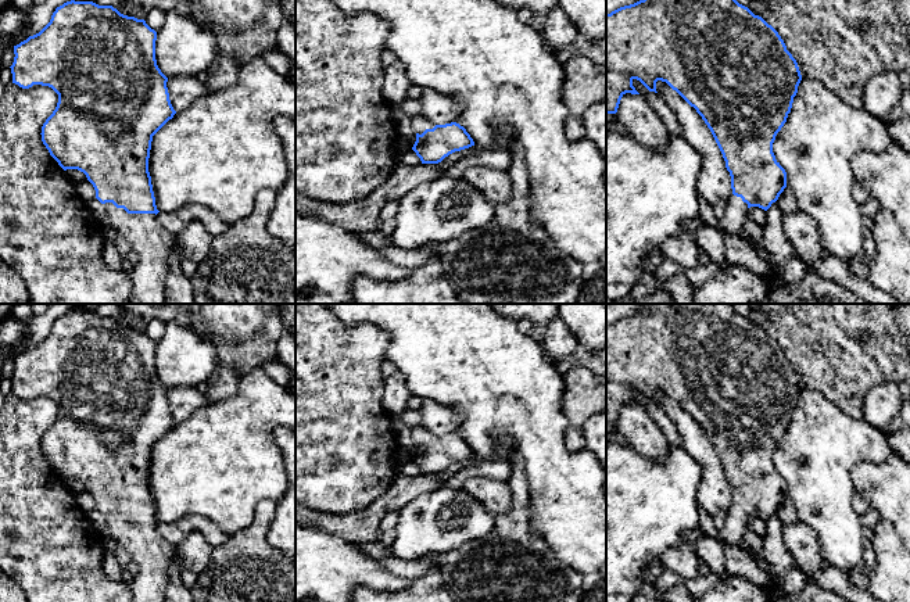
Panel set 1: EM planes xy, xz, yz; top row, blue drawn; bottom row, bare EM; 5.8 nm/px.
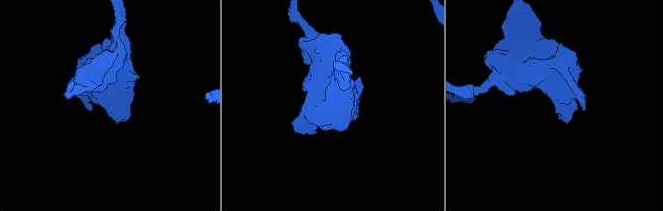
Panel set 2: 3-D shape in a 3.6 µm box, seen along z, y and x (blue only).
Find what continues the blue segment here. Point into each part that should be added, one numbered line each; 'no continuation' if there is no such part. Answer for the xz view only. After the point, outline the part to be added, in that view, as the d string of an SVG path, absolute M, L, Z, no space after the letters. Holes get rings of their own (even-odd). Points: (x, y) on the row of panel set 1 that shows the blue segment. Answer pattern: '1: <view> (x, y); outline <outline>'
1: xz (419, 124); outline M422 114L412 117L412 129L422 135L426 129L433 129L436 125L429 122Z

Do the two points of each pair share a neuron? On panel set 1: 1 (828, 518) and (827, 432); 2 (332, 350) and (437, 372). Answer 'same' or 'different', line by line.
1: same
2: different

